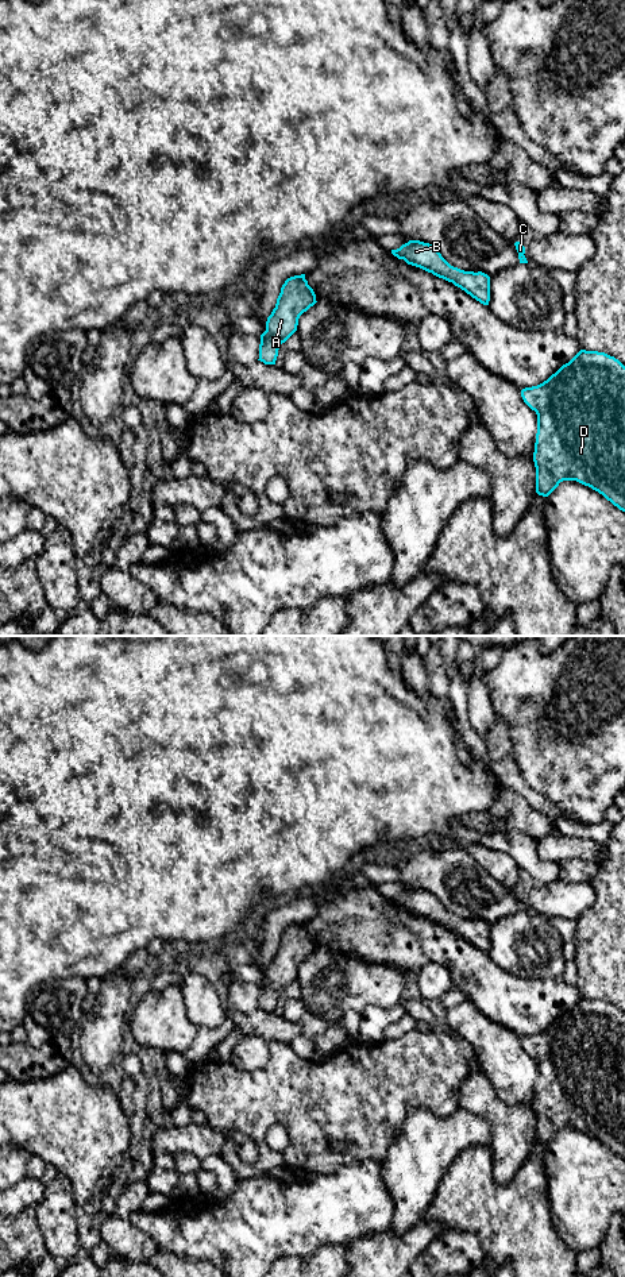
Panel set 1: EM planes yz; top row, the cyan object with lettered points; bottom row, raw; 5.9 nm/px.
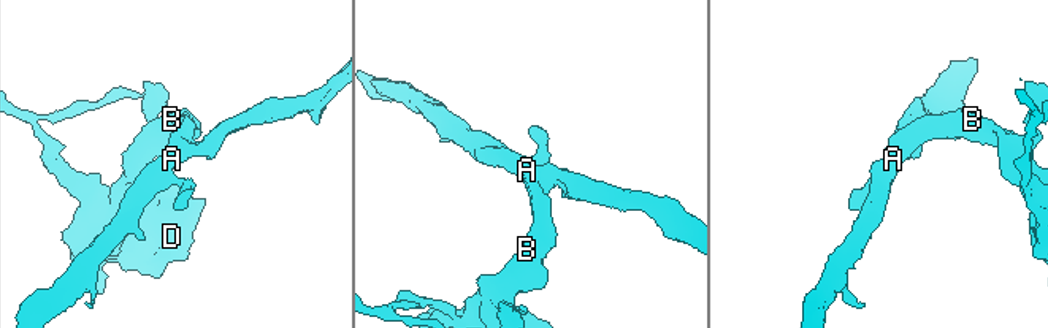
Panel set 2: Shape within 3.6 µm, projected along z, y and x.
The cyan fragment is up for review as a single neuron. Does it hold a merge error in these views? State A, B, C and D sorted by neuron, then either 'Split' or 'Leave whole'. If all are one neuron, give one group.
Groups: A B C D. Leave whole

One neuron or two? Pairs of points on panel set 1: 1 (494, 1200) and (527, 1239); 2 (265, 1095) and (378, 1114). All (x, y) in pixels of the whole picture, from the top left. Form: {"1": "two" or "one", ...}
{"1": "one", "2": "one"}

